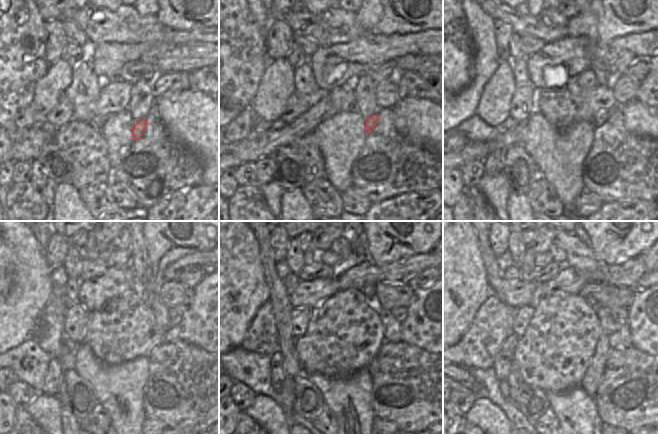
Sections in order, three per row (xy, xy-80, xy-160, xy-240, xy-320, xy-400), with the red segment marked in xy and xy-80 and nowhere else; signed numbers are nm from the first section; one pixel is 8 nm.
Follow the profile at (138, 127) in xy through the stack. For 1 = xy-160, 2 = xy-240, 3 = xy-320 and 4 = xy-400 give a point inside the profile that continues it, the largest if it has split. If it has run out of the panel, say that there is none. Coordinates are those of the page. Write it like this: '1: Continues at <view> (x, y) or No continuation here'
1: Continues at xy-160 (602, 116)
2: Continues at xy-240 (198, 327)
3: Continues at xy-320 (422, 327)
4: Continues at xy-400 (646, 316)

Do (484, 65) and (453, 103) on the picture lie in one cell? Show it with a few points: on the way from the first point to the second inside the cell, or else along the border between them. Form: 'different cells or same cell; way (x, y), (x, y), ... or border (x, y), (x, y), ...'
same cell; way (481, 76), (476, 86), (464, 98)

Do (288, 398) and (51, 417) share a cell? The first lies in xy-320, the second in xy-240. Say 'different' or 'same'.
different

